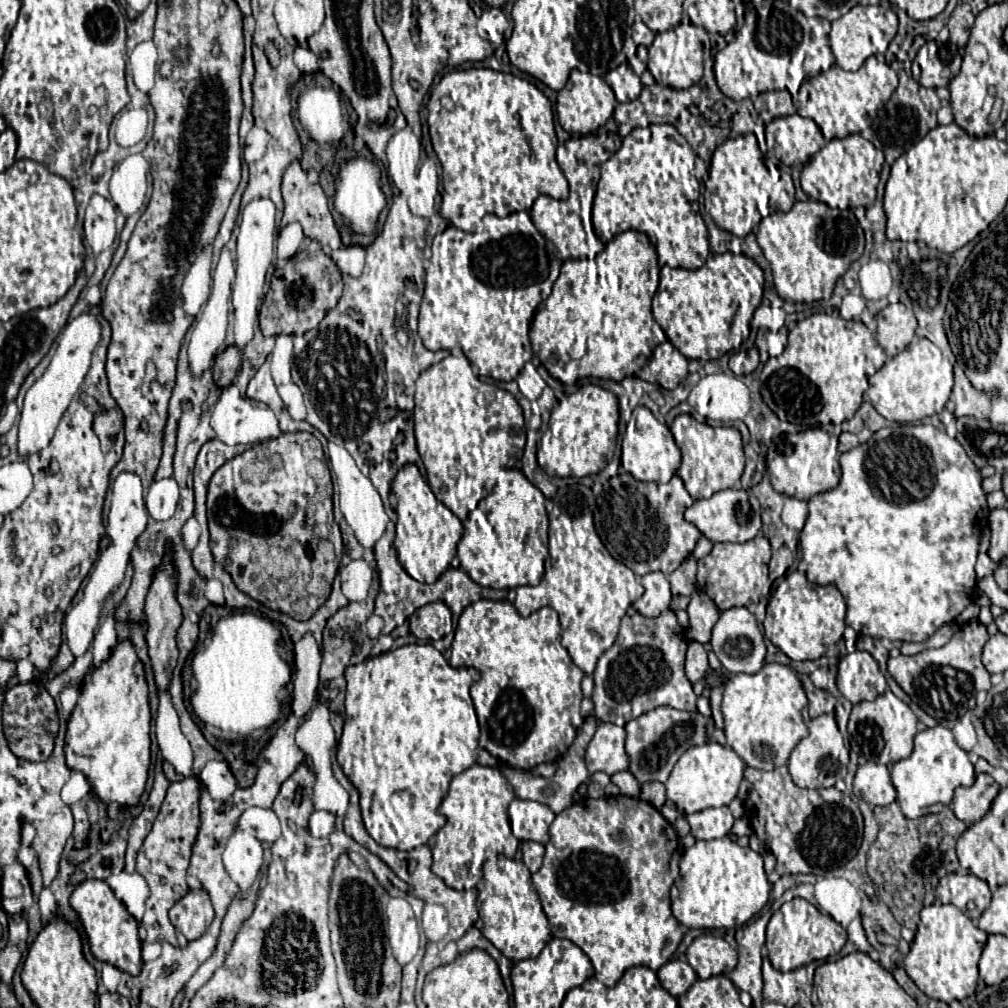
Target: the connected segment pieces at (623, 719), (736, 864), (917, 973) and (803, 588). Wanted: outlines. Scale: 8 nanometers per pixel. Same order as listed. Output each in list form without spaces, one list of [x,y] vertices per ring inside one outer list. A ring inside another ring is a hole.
[[[672,610],[662,612],[652,620],[640,614],[624,616],[616,642],[600,656],[594,670],[592,702],[596,718],[600,722],[624,726],[628,720],[634,720],[658,706],[688,712],[696,710],[696,694],[684,676],[686,648],[688,642],[684,630],[678,626]]]
[[[728,836],[720,840],[698,840],[692,848],[686,848],[680,860],[680,874],[672,884],[670,898],[672,898],[672,912],[674,918],[684,924],[686,928],[736,928],[746,924],[754,914],[758,914],[768,898],[770,898],[771,884],[766,880],[762,856],[750,848],[740,848]]]
[[[932,904],[920,912],[916,938],[904,958],[904,970],[914,984],[934,1000],[952,1002],[974,994],[978,984],[978,960],[988,934],[952,904]]]
[[[792,572],[776,588],[768,602],[768,614],[764,620],[766,638],[778,646],[790,660],[816,660],[826,656],[830,648],[842,638],[846,622],[846,604],[840,590],[834,584],[818,586],[806,580],[804,572]]]

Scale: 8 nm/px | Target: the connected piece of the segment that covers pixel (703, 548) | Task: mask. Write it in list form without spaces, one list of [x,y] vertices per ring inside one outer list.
[[[702,536],[702,538],[698,540],[698,544],[696,544],[696,548],[694,548],[692,556],[694,556],[696,560],[700,560],[700,558],[704,558],[704,556],[708,556],[708,554],[712,552],[712,546],[714,546],[714,544],[712,544],[708,538],[704,538],[704,536]]]

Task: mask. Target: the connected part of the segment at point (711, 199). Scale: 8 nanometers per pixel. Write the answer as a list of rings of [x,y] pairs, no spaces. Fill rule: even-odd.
[[[754,134],[728,138],[714,150],[710,178],[704,192],[704,208],[718,228],[724,228],[734,236],[746,236],[756,232],[760,218],[778,211],[788,212],[795,201],[791,176],[782,173],[773,161],[760,152]]]

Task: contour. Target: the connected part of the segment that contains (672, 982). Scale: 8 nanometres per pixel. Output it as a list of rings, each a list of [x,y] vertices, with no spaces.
[[[670,960],[656,974],[658,974],[662,988],[668,990],[672,996],[684,994],[698,980],[698,976],[690,968],[690,964],[682,962],[682,960]]]

